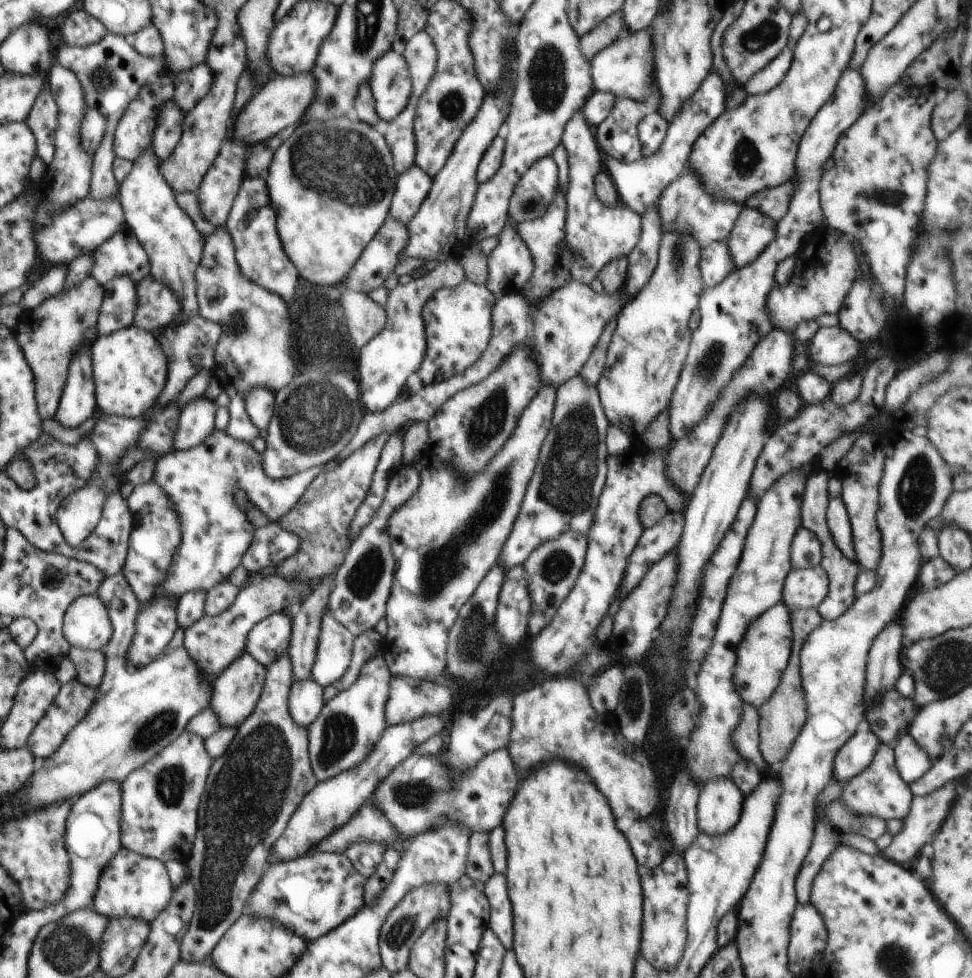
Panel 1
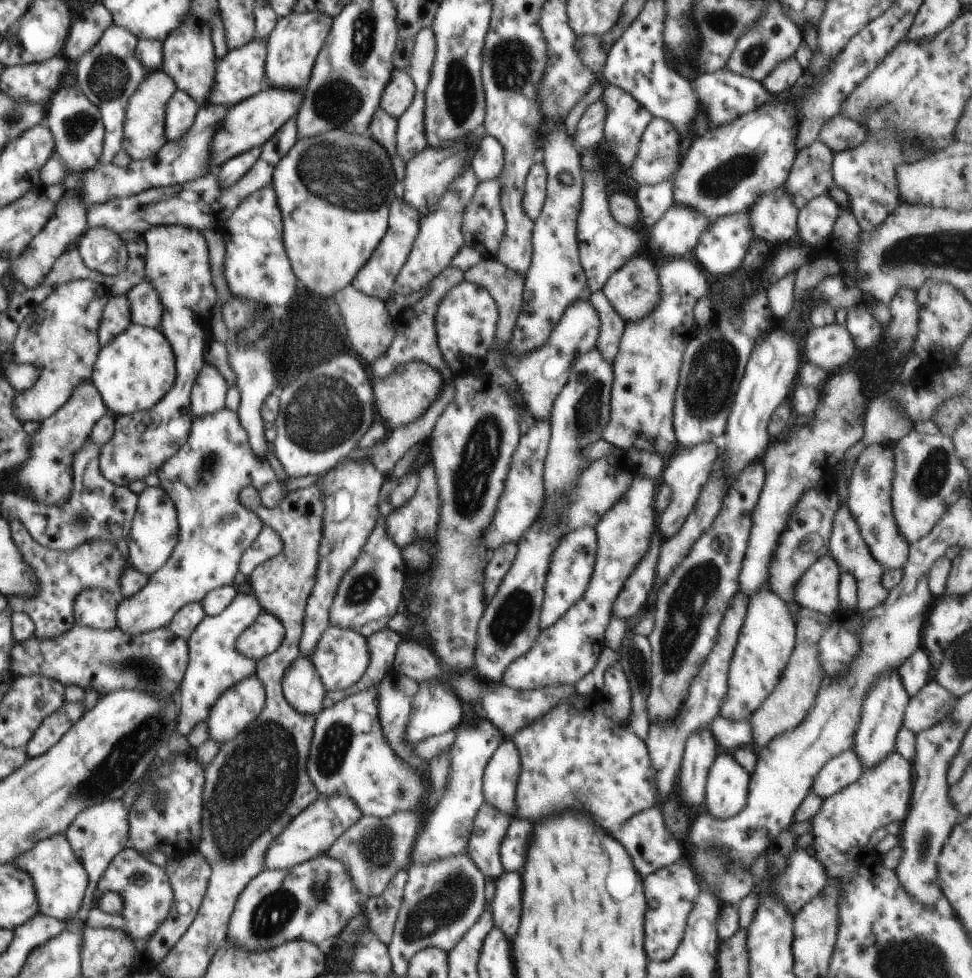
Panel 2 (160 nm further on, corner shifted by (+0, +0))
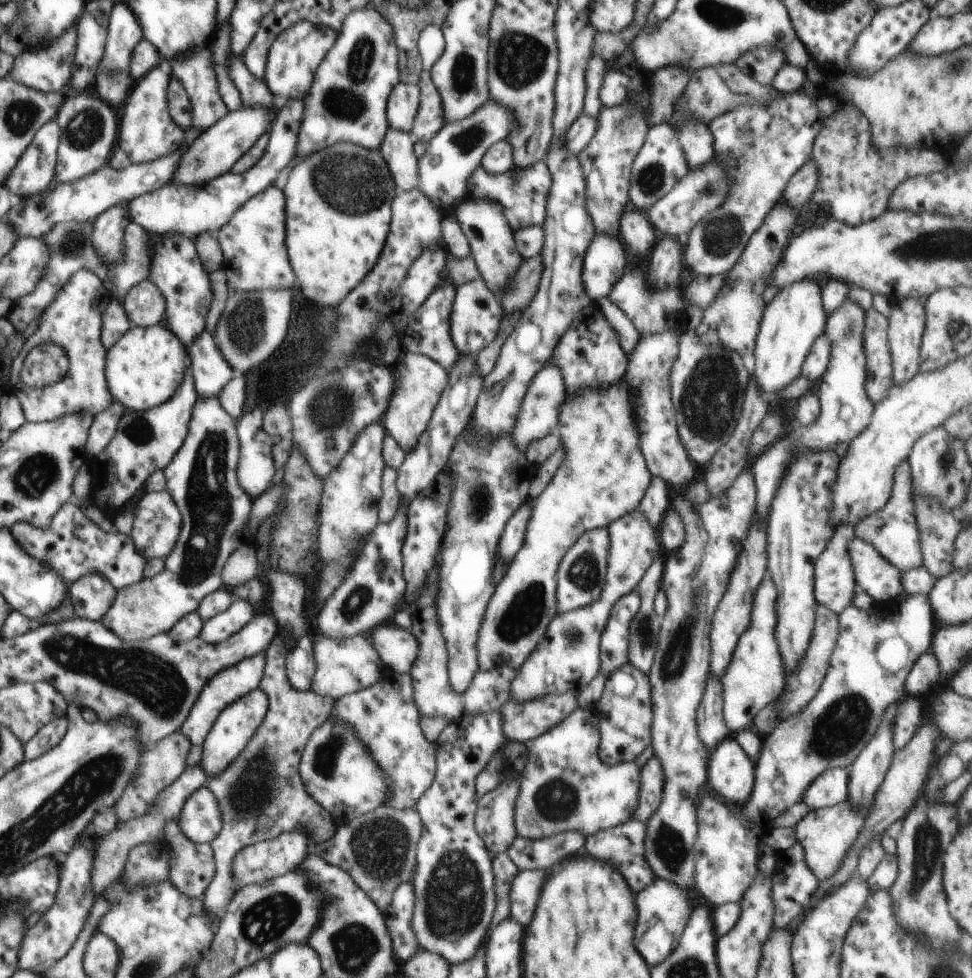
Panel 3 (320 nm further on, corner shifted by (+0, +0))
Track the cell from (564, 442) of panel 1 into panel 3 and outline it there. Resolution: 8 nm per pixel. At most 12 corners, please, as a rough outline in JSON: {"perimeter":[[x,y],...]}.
{"perimeter":[[593,302],[550,362],[568,394],[614,384],[628,355]]}

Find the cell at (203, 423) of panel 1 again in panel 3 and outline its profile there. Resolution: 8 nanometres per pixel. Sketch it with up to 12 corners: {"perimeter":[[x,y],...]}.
{"perimeter":[[203,330],[189,346],[199,397],[219,398],[236,375]]}

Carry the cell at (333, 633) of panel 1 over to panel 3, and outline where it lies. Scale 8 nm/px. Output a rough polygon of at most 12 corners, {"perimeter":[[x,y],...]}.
{"perimeter":[[368,636],[313,638],[309,690],[339,699],[384,678]]}

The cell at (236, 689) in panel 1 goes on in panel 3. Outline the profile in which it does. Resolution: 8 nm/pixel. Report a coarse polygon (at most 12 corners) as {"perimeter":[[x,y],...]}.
{"perimeter":[[260,688],[228,705],[202,744],[201,769],[222,774],[269,707]]}

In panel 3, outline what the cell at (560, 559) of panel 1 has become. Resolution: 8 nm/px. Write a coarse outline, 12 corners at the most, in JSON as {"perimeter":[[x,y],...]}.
{"perimeter":[[609,530],[583,533],[557,572],[557,612],[602,594]]}

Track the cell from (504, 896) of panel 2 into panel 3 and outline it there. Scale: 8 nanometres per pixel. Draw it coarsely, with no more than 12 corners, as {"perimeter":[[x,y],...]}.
{"perimeter":[[523,870],[509,894],[510,916],[520,924],[534,918],[546,882],[544,870]]}

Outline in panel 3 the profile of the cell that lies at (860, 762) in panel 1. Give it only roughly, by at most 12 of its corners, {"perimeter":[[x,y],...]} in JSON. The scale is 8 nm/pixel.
{"perimeter":[[834,767],[815,778],[803,801],[811,810],[848,799],[849,772]]}

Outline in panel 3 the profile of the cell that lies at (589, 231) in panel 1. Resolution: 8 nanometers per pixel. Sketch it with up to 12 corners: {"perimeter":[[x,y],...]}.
{"perimeter":[[596,233],[583,260],[584,292],[608,297],[624,275],[620,238]]}

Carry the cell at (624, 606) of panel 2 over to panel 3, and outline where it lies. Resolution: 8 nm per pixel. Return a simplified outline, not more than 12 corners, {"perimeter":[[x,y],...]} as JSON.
{"perimeter":[[637,590],[612,606],[601,634],[606,677],[629,662],[630,623],[641,600]]}

